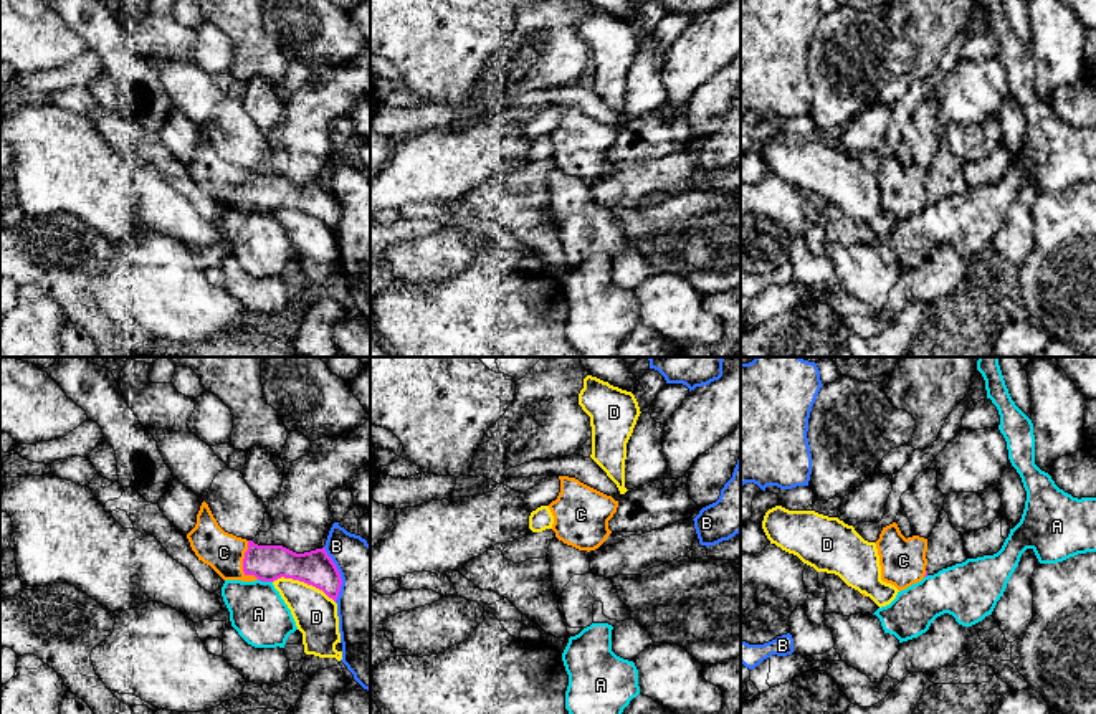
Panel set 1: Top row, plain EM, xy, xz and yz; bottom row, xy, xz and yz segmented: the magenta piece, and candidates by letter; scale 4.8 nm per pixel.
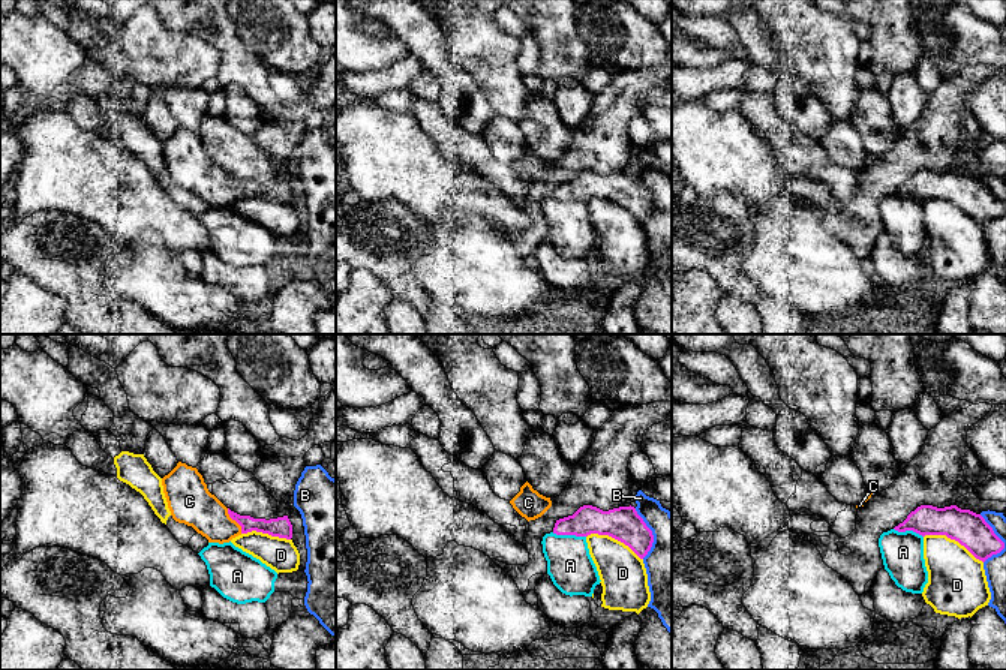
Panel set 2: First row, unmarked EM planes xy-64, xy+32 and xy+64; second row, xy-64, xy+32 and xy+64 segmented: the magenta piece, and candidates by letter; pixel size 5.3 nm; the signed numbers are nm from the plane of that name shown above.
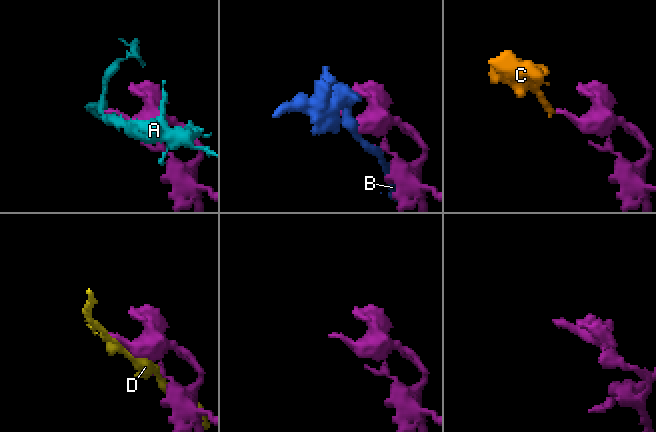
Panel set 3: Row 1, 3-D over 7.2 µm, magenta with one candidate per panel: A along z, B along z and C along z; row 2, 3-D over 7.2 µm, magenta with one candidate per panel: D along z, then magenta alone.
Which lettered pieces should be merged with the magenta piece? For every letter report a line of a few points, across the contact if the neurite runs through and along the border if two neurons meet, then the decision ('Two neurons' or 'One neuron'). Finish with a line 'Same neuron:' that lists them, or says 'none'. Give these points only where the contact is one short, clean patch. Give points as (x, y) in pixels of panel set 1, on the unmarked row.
A: Line: xy (258, 209), (271, 212). Two neurons
B: Two neurons
C: Line: xy (266, 192), (243, 194), (223, 182). One neuron
D: Two neurons
Same neuron: C

